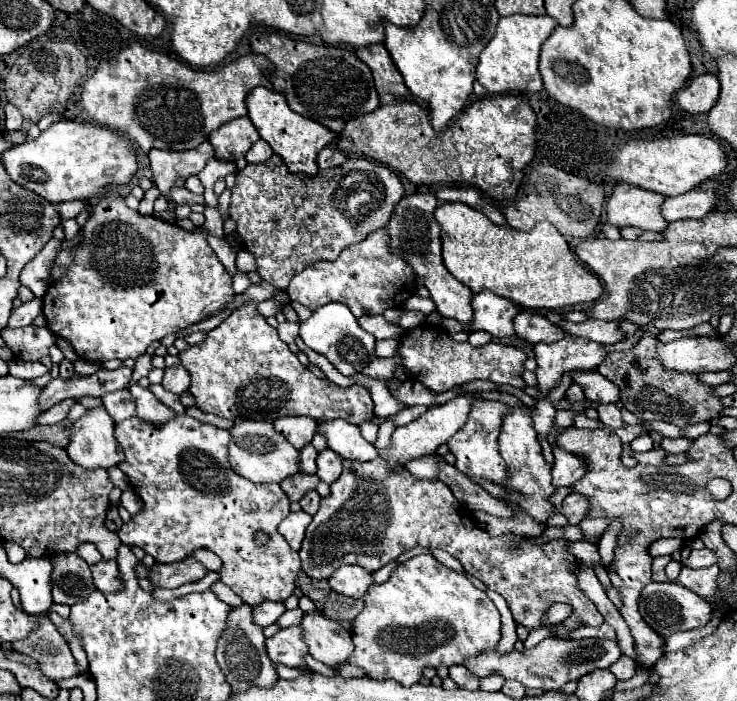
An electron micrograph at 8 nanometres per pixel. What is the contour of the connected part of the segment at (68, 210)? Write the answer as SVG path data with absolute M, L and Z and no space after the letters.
M66 201L66 203L56 203L60 219L74 219L80 211L84 211L84 201Z

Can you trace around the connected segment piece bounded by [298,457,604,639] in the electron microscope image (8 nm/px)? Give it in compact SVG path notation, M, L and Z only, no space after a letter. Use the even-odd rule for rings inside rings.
M382 457L368 461L368 463L358 463L358 461L344 461L344 471L342 475L330 485L330 495L320 501L318 513L312 517L312 523L306 529L306 537L300 547L300 559L302 559L302 571L312 577L312 579L328 579L334 569L338 569L344 563L360 565L368 569L370 573L378 571L386 563L394 561L400 553L412 549L412 547L426 547L426 549L442 549L448 551L452 557L456 557L464 571L468 575L478 577L488 589L500 593L518 625L524 625L528 631L546 627L554 637L558 639L570 639L570 627L564 627L562 623L558 625L548 625L542 623L542 617L546 615L548 607L552 603L568 603L572 607L572 615L580 619L580 625L602 625L604 619L598 613L596 605L582 593L578 585L578 577L574 577L574 571L570 569L570 557L572 553L568 551L568 541L566 539L554 539L546 545L532 545L526 539L518 535L500 535L500 537L490 537L486 531L476 527L474 519L468 515L466 523L466 511L464 507L456 501L452 495L450 487L444 485L442 481L428 481L428 479L418 479L414 477L404 465L398 465L398 469L390 469ZM514 543L516 547L510 549L508 545Z

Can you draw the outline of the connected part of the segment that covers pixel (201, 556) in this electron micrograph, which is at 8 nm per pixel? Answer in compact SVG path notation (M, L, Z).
M205 548L196 550L190 556L201 562L208 571L217 571L222 564L221 559L215 553Z

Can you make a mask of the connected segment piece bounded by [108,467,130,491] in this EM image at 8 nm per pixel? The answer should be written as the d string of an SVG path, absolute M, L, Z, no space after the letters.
M112 467L110 471L108 471L108 475L110 475L110 479L112 479L112 483L116 485L116 487L120 487L122 491L126 491L130 485L128 485L128 477L118 469L118 467Z

